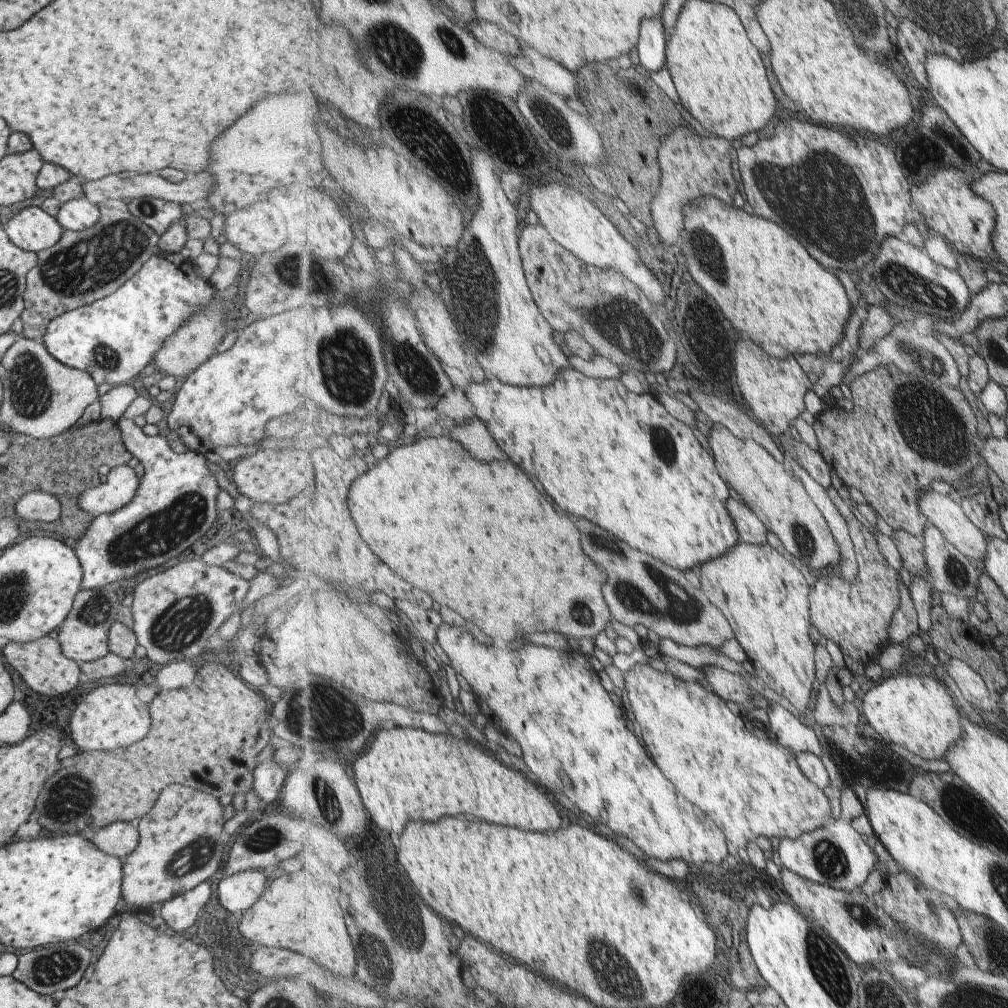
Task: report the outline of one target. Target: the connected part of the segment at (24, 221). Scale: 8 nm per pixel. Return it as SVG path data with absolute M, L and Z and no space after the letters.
M38 207L23 208L9 218L2 228L16 247L35 254L53 246L63 232L55 218Z

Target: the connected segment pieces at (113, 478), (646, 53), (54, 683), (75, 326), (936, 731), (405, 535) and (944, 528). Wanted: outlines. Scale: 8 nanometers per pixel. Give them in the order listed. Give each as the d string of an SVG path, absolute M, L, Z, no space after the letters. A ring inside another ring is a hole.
M126 464L112 467L106 482L83 489L77 496L76 504L92 517L107 514L125 506L133 498L137 485L138 480L132 468Z
M647 18L641 24L641 35L637 42L639 63L649 72L667 67L667 31L661 18Z
M47 635L24 643L9 641L1 652L3 652L5 662L19 674L21 680L25 682L25 686L37 694L59 696L59 694L69 692L71 688L75 688L77 680L82 680L79 664L73 659L65 658L65 655L59 650L58 642Z
M162 253L151 255L115 292L52 318L40 338L47 352L62 365L85 371L97 385L123 385L130 378L135 380L142 377L148 369L154 352L159 350L164 340L202 307L213 303L210 299L216 291L201 277L195 278L187 266L175 266Z
M911 671L886 674L878 681L863 697L864 715L883 742L894 742L927 760L945 759L951 746L964 737L961 712L954 707L954 697L943 682L923 675L913 676Z
M422 436L419 440L414 440L411 444L403 444L397 447L389 452L389 455L383 461L372 462L372 467L354 482L350 490L350 497L348 498L350 514L360 532L360 536L372 552L393 572L397 572L403 580L411 582L415 588L421 588L423 592L427 592L439 604L451 606L455 612L459 612L469 622L477 624L485 634L489 634L493 638L501 636L501 622L503 622L503 630L505 630L503 636L509 642L509 622L511 622L511 618L523 622L521 632L525 632L525 634L563 632L563 634L567 634L567 637L573 639L589 639L603 634L603 630L609 626L609 621L613 617L603 590L603 584L608 582L608 576L605 576L605 572L583 552L581 532L579 532L577 524L569 516L559 514L555 510L555 506L535 488L535 484L531 484L531 480L527 478L527 474L523 470L519 470L515 466L503 466L501 462L493 462L493 464L477 462L465 450L463 450L463 466L461 466L461 446L457 442L453 442L451 438L427 437L427 440L423 440L423 438L425 436ZM547 622L551 622L555 626L551 630L547 630Z
M931 490L922 496L919 506L929 523L937 526L971 562L980 564L985 558L986 538L967 520L962 504L953 502L946 494Z

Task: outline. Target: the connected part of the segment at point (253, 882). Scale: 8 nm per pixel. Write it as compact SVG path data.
M249 869L231 873L217 882L219 904L231 914L245 912L259 898L267 881L262 870Z

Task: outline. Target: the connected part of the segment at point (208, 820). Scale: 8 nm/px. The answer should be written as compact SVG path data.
M167 785L150 806L149 812L144 814L137 824L137 846L122 861L121 898L125 904L138 906L146 911L149 904L165 902L175 895L181 894L197 883L207 881L209 876L219 868L223 862L225 846L231 841L231 836L221 831L223 818L218 799L206 792L189 788L185 785Z

